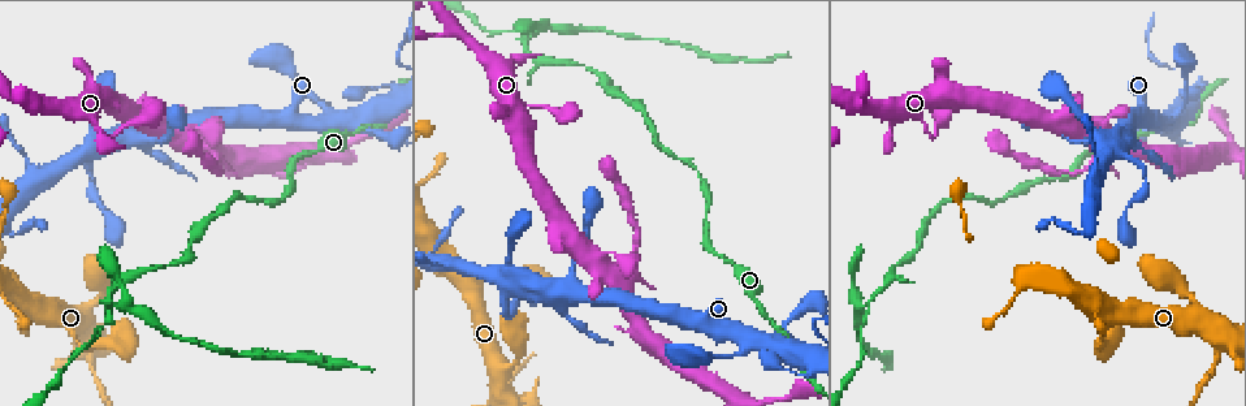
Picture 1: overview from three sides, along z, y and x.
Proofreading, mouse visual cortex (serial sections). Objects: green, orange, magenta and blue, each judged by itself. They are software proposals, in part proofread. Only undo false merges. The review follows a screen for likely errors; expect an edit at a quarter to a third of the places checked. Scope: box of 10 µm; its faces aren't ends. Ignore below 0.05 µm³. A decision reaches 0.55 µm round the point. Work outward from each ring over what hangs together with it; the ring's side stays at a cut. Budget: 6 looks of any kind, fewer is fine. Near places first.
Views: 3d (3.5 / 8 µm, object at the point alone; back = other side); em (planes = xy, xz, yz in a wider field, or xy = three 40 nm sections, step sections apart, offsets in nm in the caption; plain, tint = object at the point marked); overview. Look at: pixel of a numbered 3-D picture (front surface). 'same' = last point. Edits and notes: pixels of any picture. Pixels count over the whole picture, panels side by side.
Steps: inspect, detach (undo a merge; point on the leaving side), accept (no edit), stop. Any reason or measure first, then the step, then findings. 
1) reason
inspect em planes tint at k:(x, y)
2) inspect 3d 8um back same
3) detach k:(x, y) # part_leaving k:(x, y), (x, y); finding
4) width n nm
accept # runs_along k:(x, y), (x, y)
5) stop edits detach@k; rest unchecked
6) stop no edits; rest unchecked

three-way junction
inspect 3d 3.5um at 1:(453, 29)

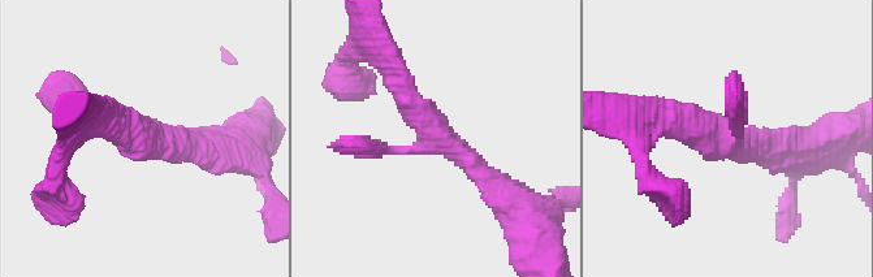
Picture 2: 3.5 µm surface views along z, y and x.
arms 3; arm_widths 200, 300, 350 nm
inspect em xy step 5 tint at 2:(143, 133)

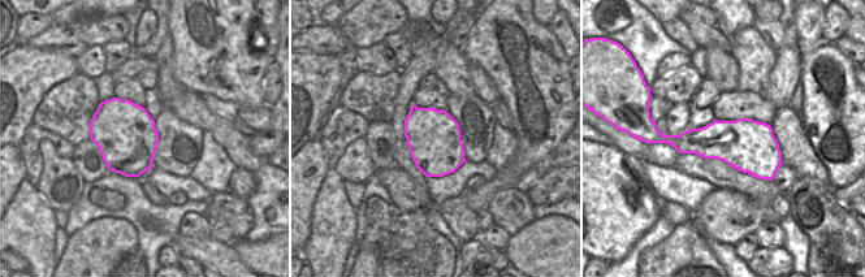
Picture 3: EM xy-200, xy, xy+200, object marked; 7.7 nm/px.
accept # runs_along 2:(502, 190), (433, 141), (387, 81); continuous, no second cell

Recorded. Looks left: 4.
a narrow waist
inspect 3d 8um at 1:(110, 301)

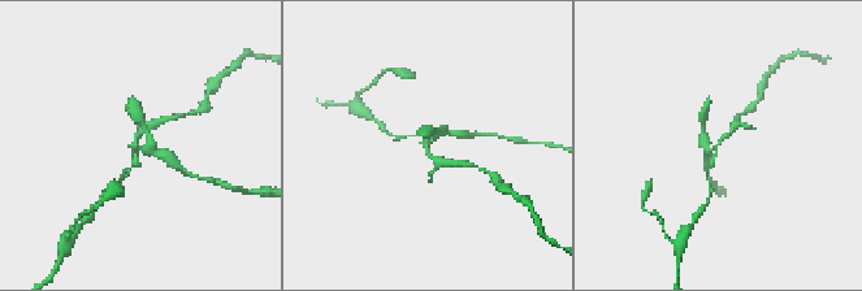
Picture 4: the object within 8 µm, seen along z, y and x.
arms 4; arm_widths 100, 200, 200, 250 nm
inspect em xy step 1 tint same

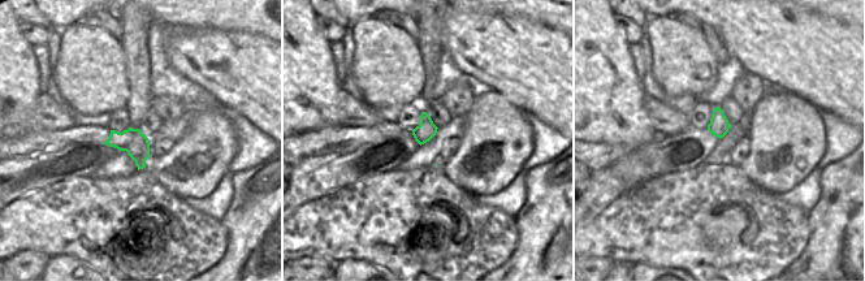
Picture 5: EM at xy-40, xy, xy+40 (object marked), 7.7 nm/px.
detach 4:(156, 152) # part_leaving 4:(137, 144), (168, 155), (182, 168); a second cell is stuck on

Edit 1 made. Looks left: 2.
stop edits detach@4; rest unchecked

